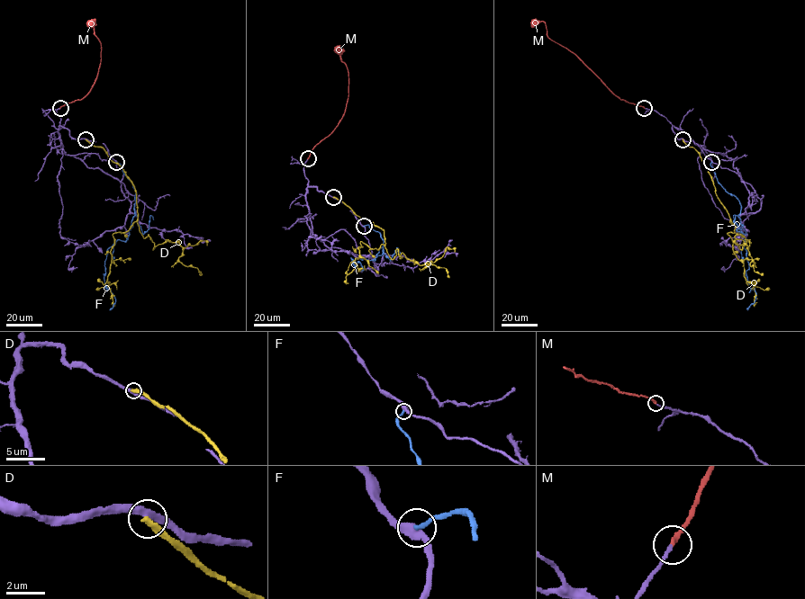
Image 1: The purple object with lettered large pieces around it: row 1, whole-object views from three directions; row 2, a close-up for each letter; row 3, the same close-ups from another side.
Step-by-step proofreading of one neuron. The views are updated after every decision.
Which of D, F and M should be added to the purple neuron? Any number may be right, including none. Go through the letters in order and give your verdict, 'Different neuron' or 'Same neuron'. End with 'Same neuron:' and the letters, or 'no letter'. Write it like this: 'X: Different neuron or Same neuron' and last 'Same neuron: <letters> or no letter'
D: Different neuron
F: Different neuron
M: Same neuron
Same neuron: M

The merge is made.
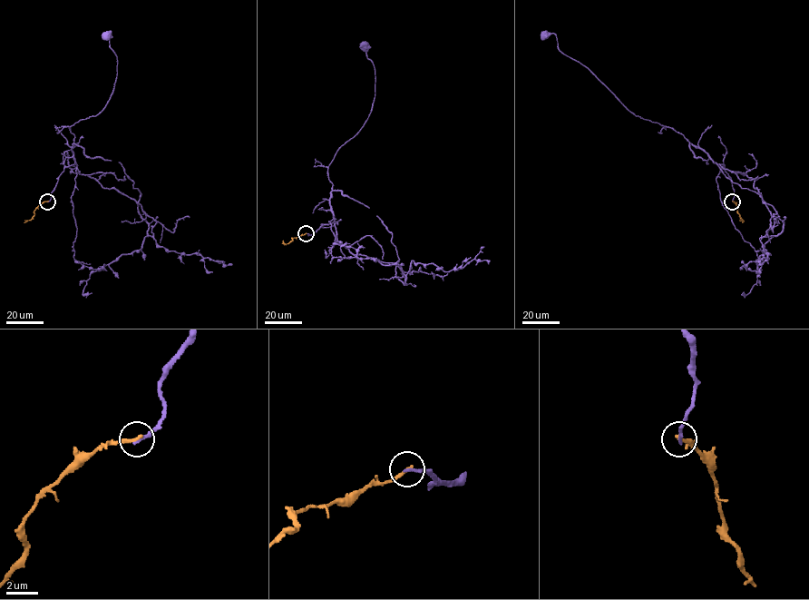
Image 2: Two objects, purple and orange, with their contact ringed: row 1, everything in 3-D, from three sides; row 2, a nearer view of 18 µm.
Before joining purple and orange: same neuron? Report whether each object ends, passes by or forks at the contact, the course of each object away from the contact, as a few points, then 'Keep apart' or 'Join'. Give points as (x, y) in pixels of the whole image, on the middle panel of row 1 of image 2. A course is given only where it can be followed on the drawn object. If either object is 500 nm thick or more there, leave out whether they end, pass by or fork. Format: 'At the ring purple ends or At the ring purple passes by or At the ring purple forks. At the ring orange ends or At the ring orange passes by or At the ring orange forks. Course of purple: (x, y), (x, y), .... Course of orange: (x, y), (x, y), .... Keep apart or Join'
At the ring purple ends. At the ring orange ends. Course of purple: (306, 233), (311, 235), (334, 221), (327, 167), (338, 149), (359, 131), (371, 113), (375, 71), (365, 44). Course of orange: (306, 233), (287, 243), (283, 240). Join

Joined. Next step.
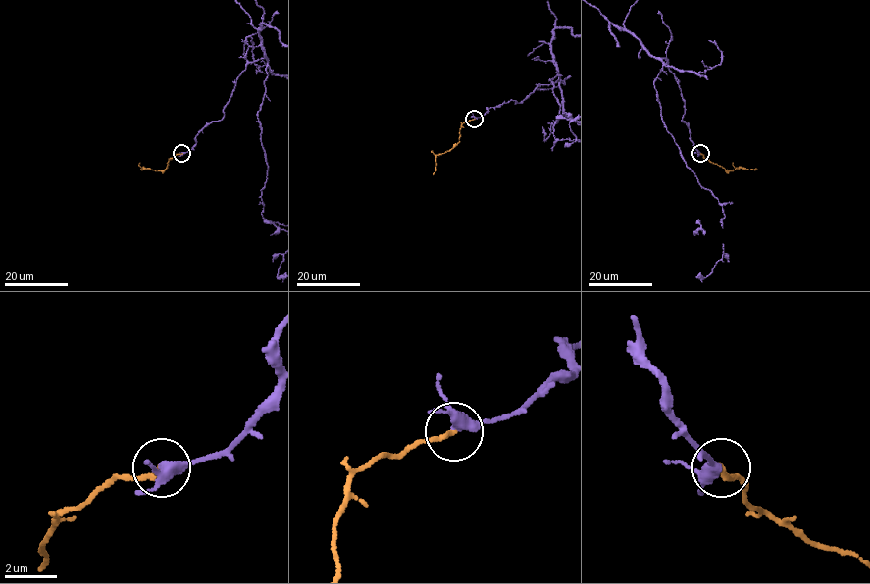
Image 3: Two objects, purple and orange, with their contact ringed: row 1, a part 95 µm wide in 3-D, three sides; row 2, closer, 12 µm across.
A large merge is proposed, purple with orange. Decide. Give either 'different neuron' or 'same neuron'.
same neuron

